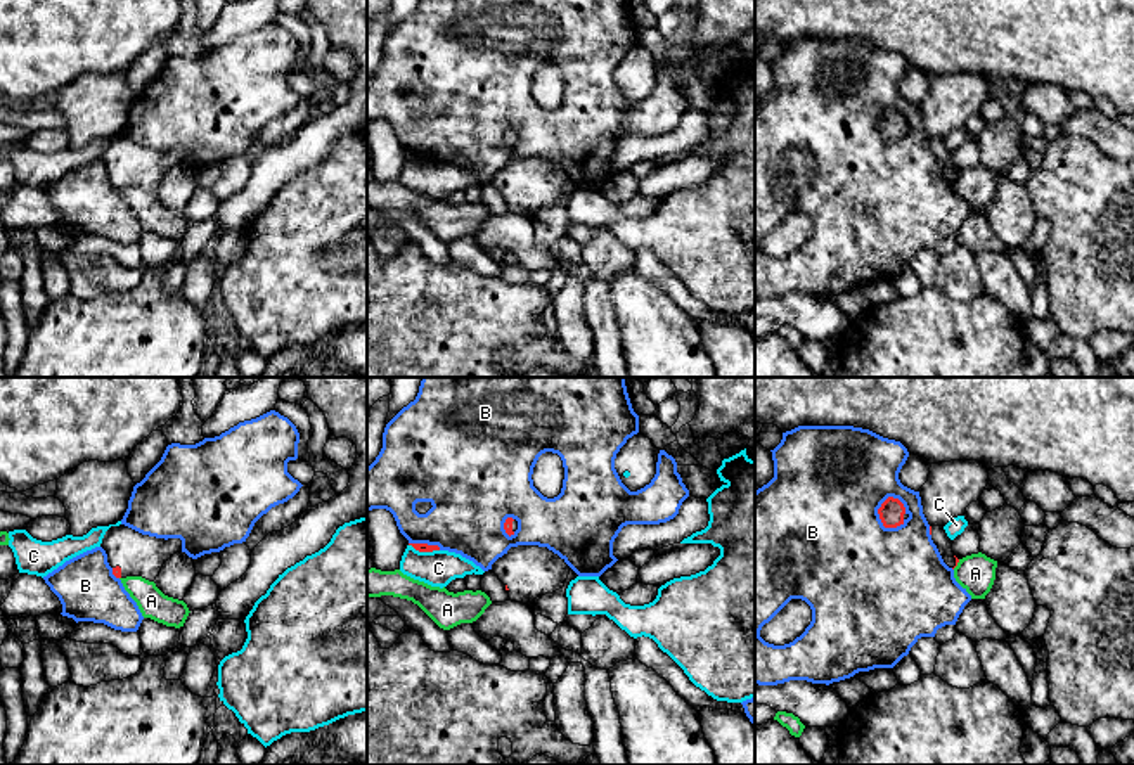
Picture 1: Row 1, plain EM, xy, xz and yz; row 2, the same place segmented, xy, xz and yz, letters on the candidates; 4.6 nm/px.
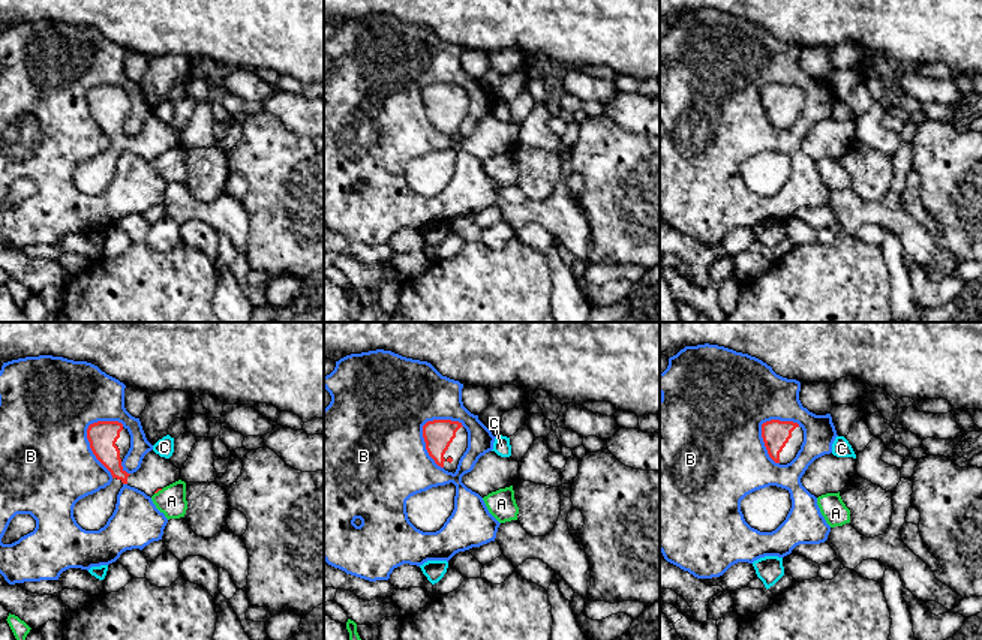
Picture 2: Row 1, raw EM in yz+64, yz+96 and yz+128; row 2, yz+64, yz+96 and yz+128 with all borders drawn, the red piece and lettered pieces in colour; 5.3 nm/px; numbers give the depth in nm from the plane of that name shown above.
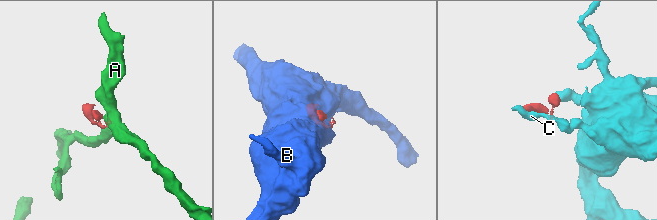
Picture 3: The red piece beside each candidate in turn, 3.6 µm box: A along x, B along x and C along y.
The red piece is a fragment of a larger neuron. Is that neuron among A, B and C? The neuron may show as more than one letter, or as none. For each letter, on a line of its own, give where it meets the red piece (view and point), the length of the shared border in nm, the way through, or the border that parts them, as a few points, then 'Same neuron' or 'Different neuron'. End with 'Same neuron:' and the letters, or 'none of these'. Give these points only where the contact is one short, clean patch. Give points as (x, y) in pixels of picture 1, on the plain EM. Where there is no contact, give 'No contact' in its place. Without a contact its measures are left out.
A: Touches red at yz (956, 177). Shared border 60 nm. Boundary: yz (960, 172), (953, 180). Different neuron
B: Touches red at yz (880, 128). Shared border 160 nm. Different neuron
C: Touches red at xz (425, 163). Shared border 150 nm. Boundary: xz (409, 156), (419, 163), (438, 163). Different neuron
Same neuron: none of these

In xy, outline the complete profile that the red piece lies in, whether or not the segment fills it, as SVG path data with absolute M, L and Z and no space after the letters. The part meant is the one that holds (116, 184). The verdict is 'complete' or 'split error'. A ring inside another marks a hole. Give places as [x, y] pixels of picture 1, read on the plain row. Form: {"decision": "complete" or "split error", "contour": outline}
{"decision": "split error", "contour": "M119 137L106 144L100 159L116 190L142 189L154 194L163 177L182 163L182 152L156 151Z"}

